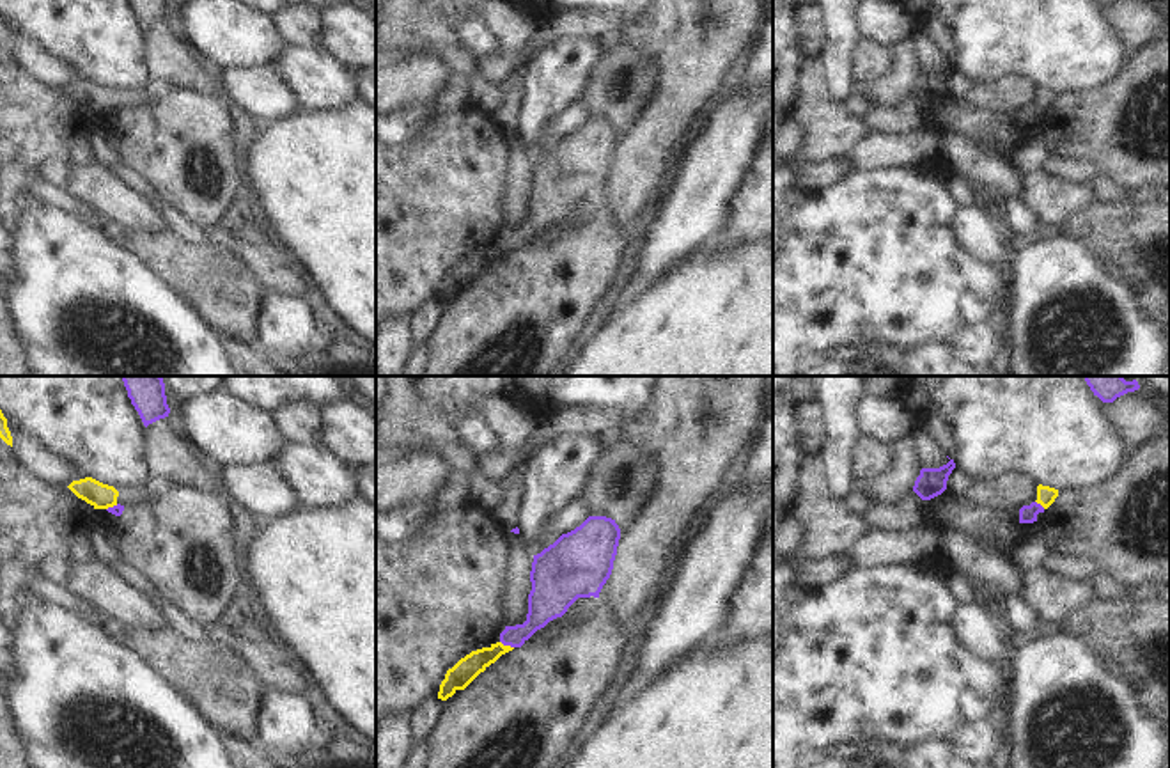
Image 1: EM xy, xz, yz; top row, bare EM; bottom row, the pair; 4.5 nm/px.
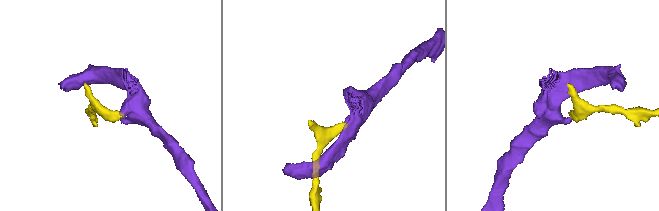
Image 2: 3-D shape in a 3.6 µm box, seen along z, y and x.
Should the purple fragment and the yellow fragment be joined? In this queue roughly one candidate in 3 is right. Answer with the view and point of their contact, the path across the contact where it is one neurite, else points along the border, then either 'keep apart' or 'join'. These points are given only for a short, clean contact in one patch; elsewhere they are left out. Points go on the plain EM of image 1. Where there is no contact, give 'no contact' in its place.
contact xz (507, 247); border xz (500, 243), (513, 250); keep apart

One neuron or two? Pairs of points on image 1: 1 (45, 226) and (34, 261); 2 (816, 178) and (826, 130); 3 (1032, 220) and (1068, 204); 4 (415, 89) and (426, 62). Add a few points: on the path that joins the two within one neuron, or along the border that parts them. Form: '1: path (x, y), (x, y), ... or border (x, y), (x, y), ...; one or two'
1: path (45, 235), (43, 252); one
2: border (842, 153), (823, 156), (805, 167); two
3: border (1021, 199), (1043, 220); two
4: path (419, 82), (426, 70); one

